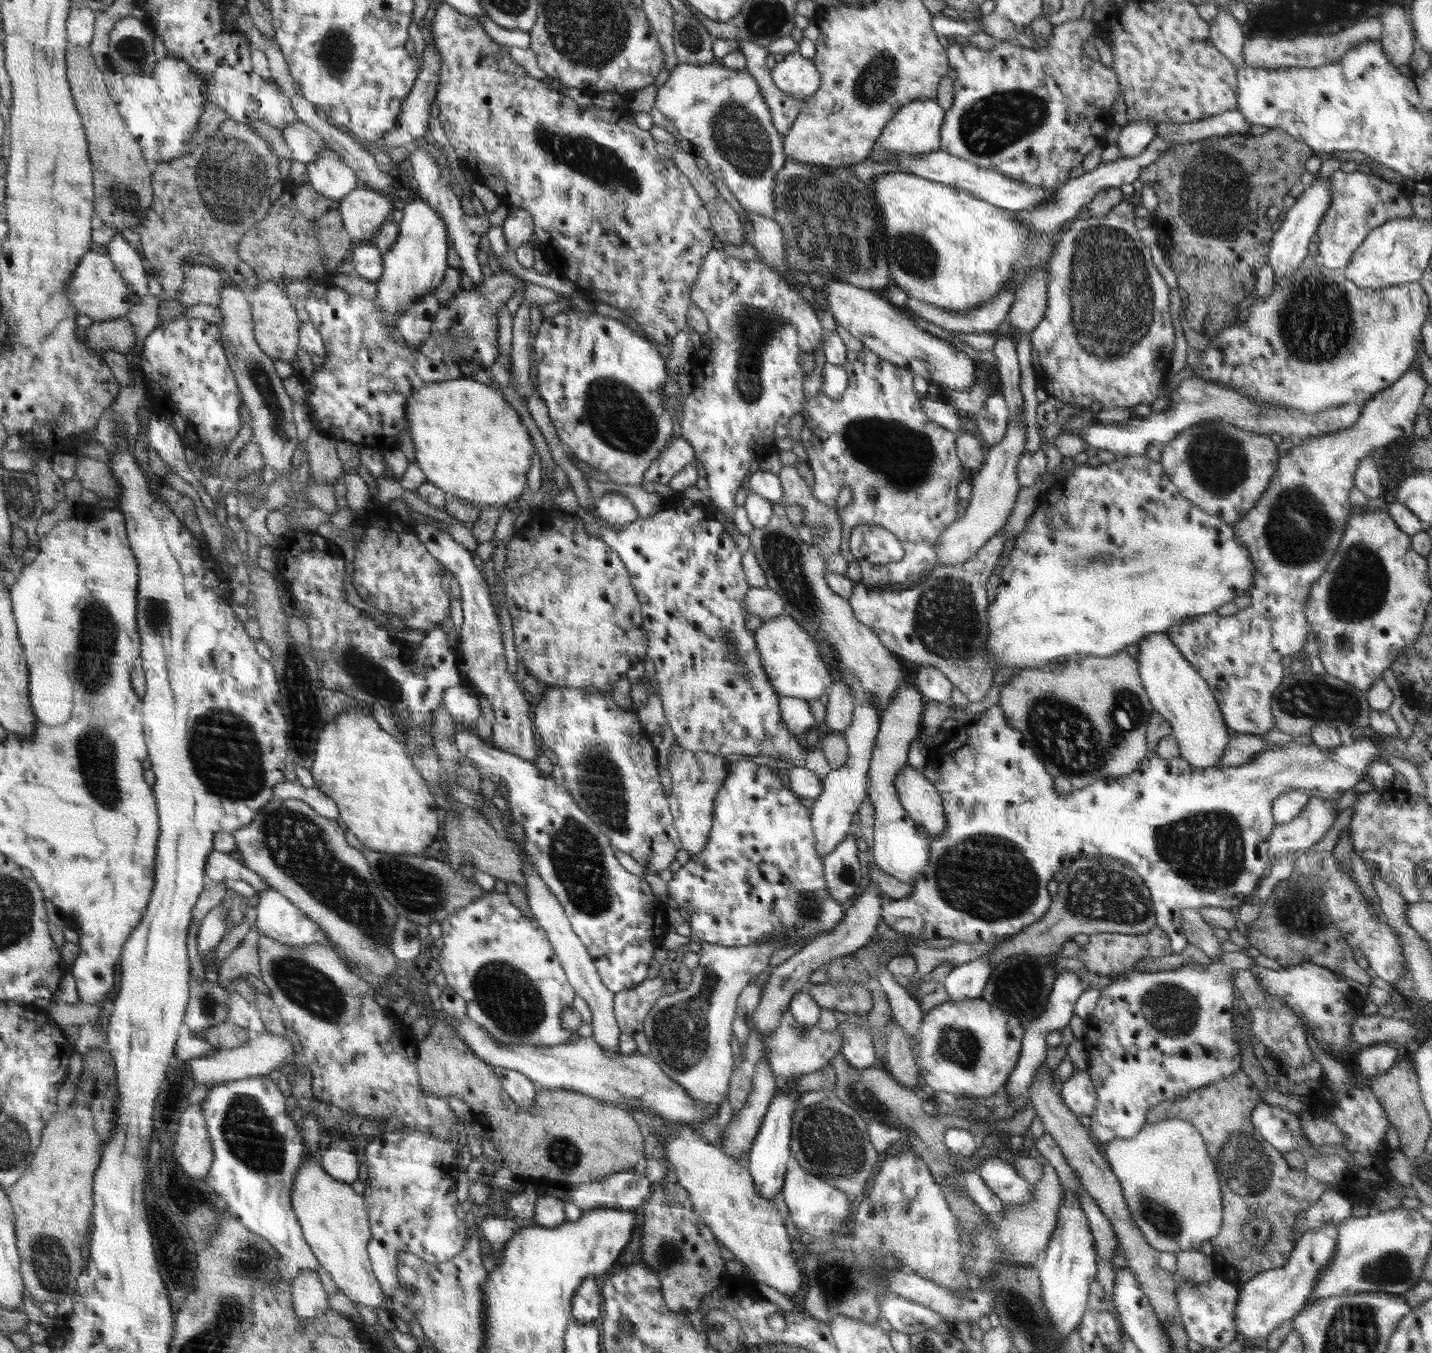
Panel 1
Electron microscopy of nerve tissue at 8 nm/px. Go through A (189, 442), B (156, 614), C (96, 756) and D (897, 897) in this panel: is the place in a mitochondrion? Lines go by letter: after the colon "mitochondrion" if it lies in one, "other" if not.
A: other
B: mitochondrion
C: mitochondrion
D: other

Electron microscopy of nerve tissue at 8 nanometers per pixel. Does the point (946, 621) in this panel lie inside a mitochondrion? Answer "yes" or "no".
yes

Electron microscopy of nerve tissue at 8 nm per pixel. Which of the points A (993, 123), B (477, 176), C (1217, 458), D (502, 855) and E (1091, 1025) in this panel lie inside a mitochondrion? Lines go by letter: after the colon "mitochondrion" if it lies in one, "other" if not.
A: mitochondrion
B: other
C: mitochondrion
D: other
E: other

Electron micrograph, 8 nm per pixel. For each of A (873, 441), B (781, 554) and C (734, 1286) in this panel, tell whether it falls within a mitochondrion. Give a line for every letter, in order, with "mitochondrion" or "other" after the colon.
A: mitochondrion
B: mitochondrion
C: other

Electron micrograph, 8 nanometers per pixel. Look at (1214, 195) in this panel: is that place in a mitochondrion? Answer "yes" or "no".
yes

